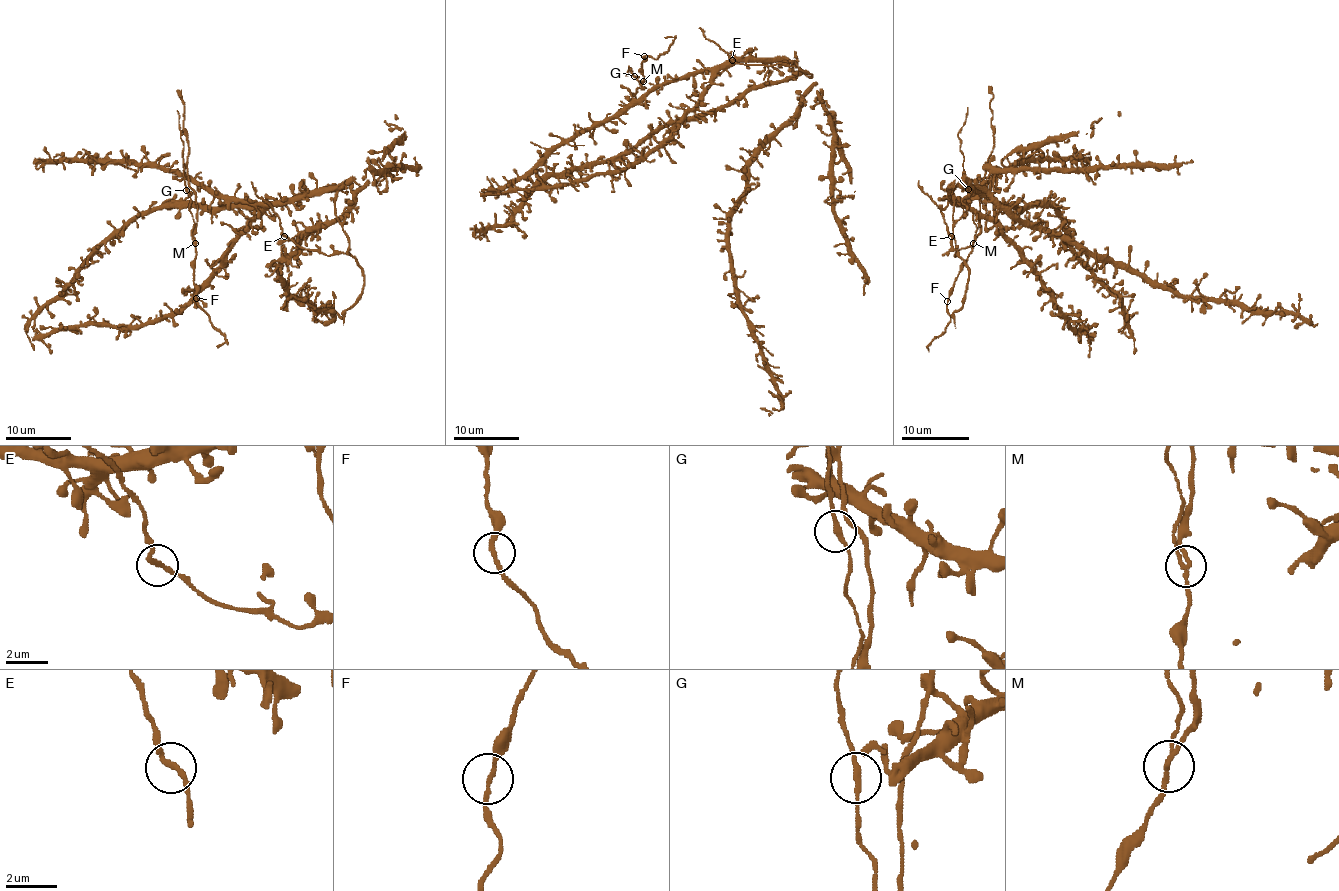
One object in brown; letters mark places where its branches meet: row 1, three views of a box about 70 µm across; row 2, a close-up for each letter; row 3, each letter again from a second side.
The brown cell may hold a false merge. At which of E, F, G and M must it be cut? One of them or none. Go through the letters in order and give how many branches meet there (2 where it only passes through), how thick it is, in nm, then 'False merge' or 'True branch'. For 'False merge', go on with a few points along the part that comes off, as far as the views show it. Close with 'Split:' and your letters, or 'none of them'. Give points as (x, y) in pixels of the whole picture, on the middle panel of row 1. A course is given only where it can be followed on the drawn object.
E: Branches: 2. Thickness 200 nm. True branch
F: Branches: 2. Thickness 170 nm. True branch
G: Branches: 2. Thickness 220 nm. True branch
M: Branches: 2. Thickness 200 nm. False merge. Course of the part to remove: (643, 81), (643, 87), (635, 91), (637, 100), (632, 100), (632, 97), (629, 100), (624, 96)
Split: M

